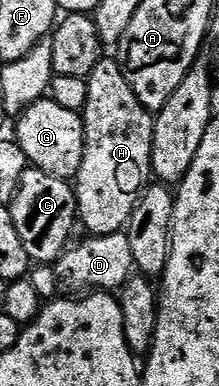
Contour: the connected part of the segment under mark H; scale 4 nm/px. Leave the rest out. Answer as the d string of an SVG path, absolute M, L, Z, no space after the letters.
M102 57L99 64L87 79L87 104L83 111L85 120L85 151L83 164L75 179L77 192L77 216L80 225L94 234L119 234L129 225L129 217L135 208L138 197L151 178L151 148L153 147L154 115L143 104L139 104L139 96L131 92L131 84L127 84L127 76L121 71L120 62L112 57Z

